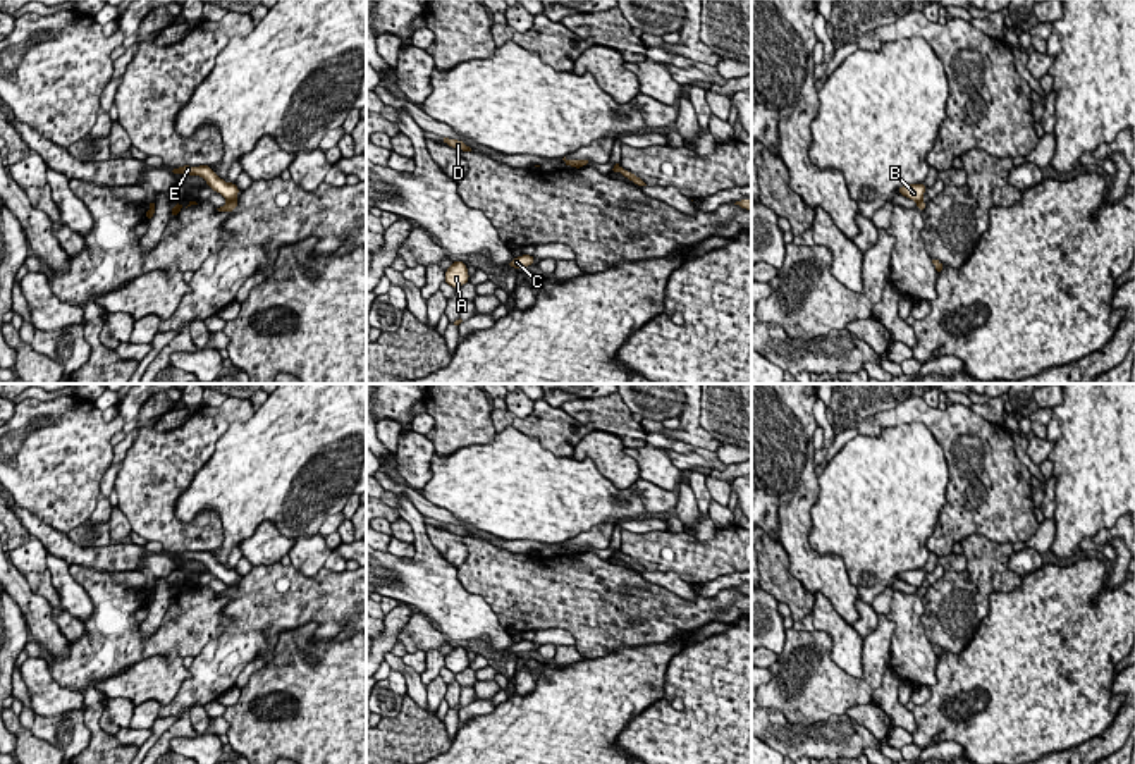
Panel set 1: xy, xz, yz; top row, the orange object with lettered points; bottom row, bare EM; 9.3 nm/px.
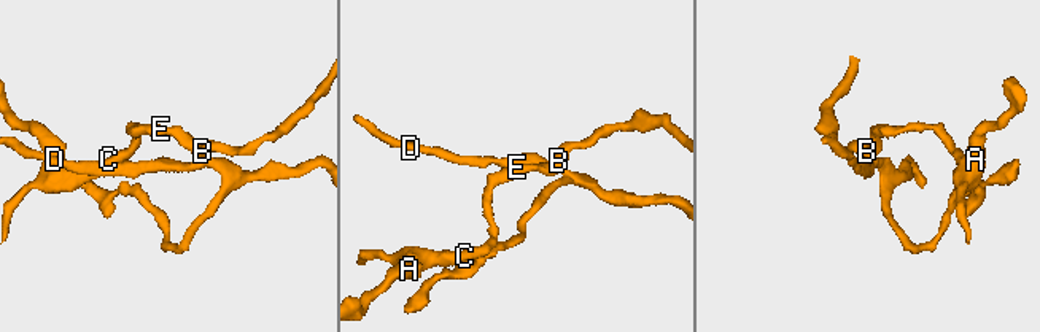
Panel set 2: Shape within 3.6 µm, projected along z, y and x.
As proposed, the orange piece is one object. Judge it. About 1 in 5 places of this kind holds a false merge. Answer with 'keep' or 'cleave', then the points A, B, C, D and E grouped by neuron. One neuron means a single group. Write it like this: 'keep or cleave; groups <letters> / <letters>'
cleave; groups A B C E / D

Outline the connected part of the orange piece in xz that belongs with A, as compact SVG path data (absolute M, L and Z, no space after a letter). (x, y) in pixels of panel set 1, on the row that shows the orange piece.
M454 260L454 263L445 270L445 279L449 286L461 287L469 280L468 267L464 262Z

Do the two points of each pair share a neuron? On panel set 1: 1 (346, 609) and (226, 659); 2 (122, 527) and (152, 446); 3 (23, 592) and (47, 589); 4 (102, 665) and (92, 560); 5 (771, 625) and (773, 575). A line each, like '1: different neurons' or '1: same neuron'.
1: same neuron
2: different neurons
3: different neurons
4: different neurons
5: different neurons

